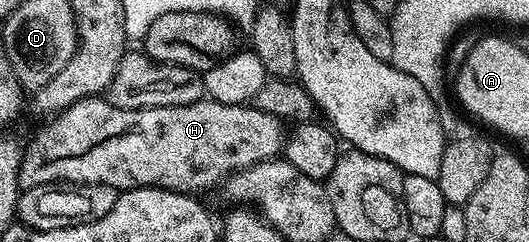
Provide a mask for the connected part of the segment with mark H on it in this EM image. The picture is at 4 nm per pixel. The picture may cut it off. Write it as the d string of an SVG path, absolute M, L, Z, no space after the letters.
M95 96L75 103L52 121L24 150L19 182L22 190L52 181L75 181L83 185L110 185L119 191L156 187L197 195L200 189L209 189L243 169L280 158L287 142L287 125L282 118L267 115L252 104L224 105L208 99L179 107L120 109L108 99Z

